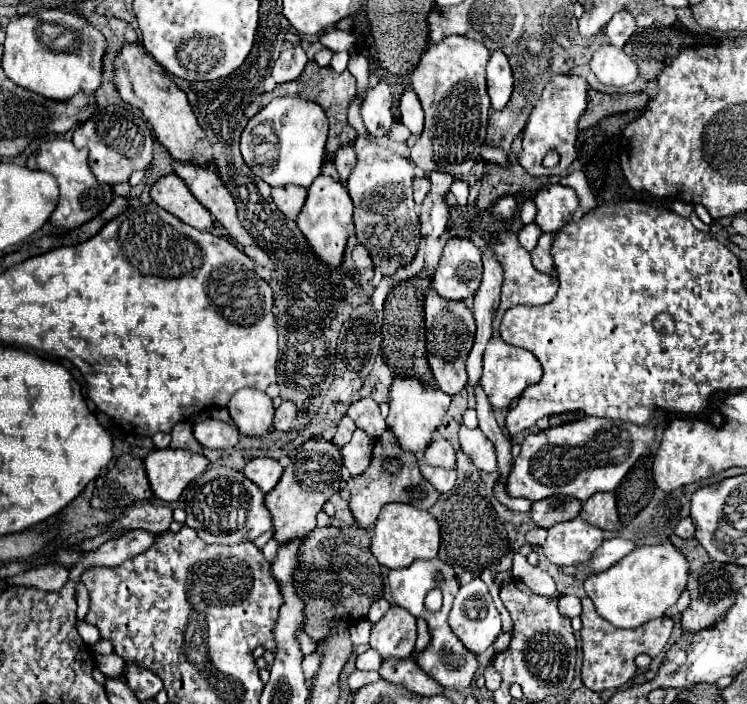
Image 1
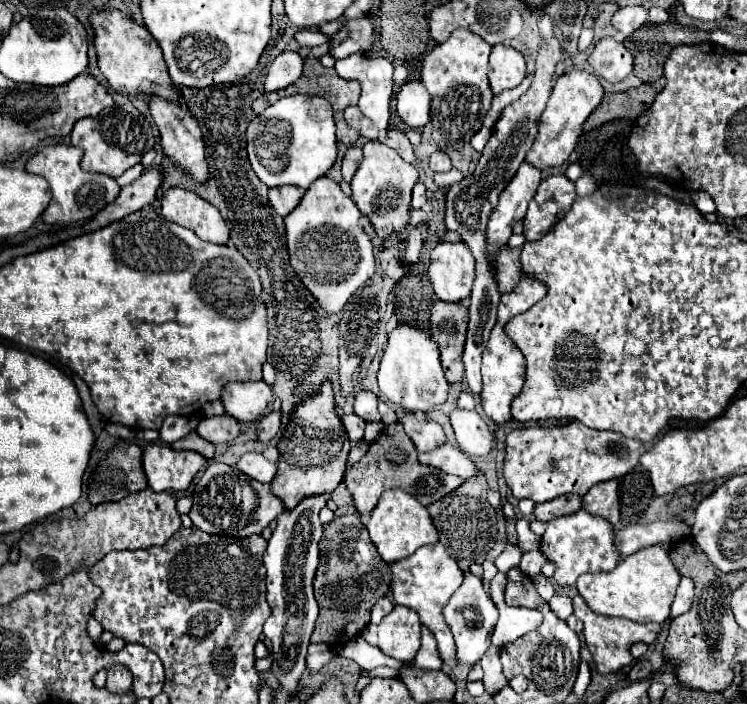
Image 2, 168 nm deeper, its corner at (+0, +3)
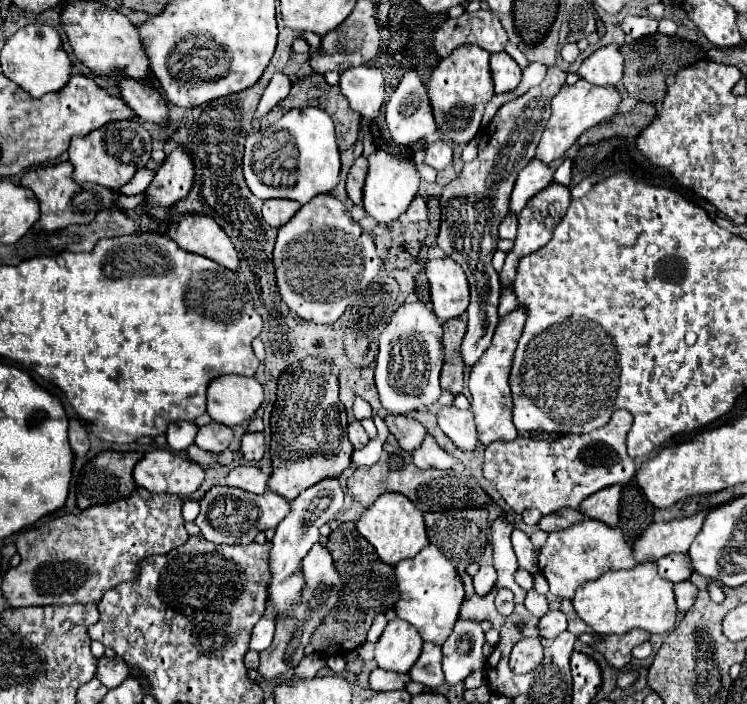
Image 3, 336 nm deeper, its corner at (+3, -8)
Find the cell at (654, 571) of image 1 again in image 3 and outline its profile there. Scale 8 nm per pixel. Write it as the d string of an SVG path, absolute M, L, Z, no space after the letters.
M644 562L630 570L606 572L594 582L586 582L576 590L572 604L578 616L596 634L624 634L632 628L642 628L652 634L670 632L676 622L674 584L658 576L656 562Z

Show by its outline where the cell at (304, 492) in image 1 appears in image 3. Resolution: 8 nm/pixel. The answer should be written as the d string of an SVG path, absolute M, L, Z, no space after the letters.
M306 358L294 370L286 372L278 380L278 394L276 394L276 406L272 412L272 476L268 480L268 488L276 492L278 496L292 502L304 488L310 488L312 484L318 484L320 480L326 480L328 476L340 476L350 466L350 456L354 448L348 442L346 436L346 410L342 402L338 400L338 378L332 374L332 368L328 362L320 362L316 358Z

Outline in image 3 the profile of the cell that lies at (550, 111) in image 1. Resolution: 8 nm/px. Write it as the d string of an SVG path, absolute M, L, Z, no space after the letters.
M582 78L574 86L564 84L560 92L552 98L552 116L542 132L542 140L536 148L536 158L540 158L540 162L544 164L552 164L554 160L562 158L566 150L580 138L582 132L604 120L610 120L616 114L618 104L620 104L620 94L616 92L614 86L592 86Z

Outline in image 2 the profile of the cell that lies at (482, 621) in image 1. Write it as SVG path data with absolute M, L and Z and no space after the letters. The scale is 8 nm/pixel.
M467 573L463 585L453 593L451 601L443 609L443 615L447 619L447 625L453 631L453 637L455 637L457 663L461 663L461 665L475 665L475 663L479 663L481 657L485 655L487 647L491 645L491 633L493 633L493 627L497 623L497 607L487 597L481 579L475 577L473 573Z

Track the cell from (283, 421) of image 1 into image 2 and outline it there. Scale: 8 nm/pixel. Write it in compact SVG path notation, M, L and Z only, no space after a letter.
M269 411L257 423L257 441L261 441L261 443L271 441L277 435L279 427L281 427L281 413L279 411Z

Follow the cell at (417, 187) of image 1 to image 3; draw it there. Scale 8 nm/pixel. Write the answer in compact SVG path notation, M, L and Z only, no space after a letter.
M420 194L412 200L412 204L408 206L406 210L406 215L410 218L410 222L420 222L426 220L428 216L428 208L426 208L426 201Z

